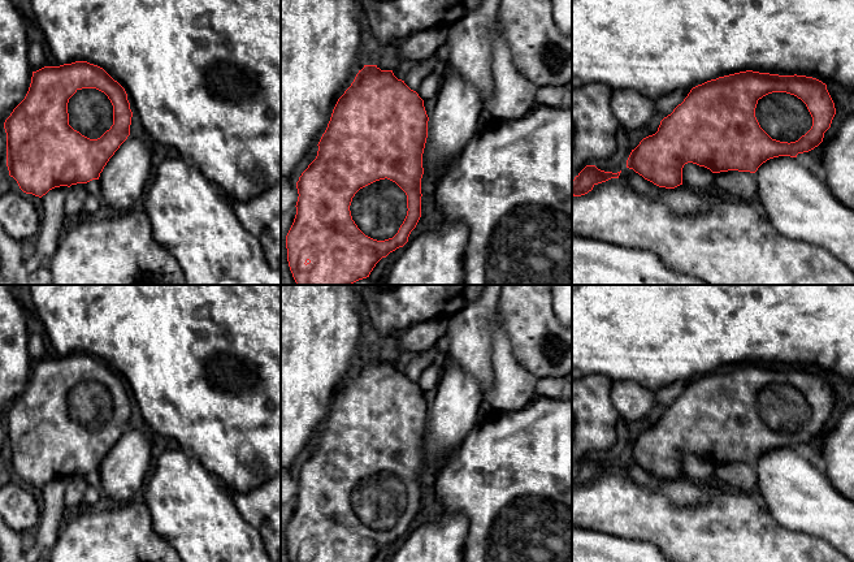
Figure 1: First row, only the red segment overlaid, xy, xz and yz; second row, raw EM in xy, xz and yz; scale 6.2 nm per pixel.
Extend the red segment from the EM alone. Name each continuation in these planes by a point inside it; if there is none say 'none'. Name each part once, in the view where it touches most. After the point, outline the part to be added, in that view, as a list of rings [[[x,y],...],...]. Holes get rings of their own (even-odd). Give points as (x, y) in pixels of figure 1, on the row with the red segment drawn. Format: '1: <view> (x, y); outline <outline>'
1: xz (378, 210); outline [[[380,180],[355,194],[350,211],[365,235],[385,241],[398,233],[407,216],[407,195],[395,182]]]

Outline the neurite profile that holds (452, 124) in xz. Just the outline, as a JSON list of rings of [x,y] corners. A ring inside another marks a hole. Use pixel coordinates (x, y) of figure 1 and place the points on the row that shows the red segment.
[[[446,61],[437,104],[428,121],[424,173],[442,173],[477,134],[478,117],[485,109],[480,92]]]

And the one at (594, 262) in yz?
[[[572,234],[572,285],[708,285],[676,272],[647,250]]]

